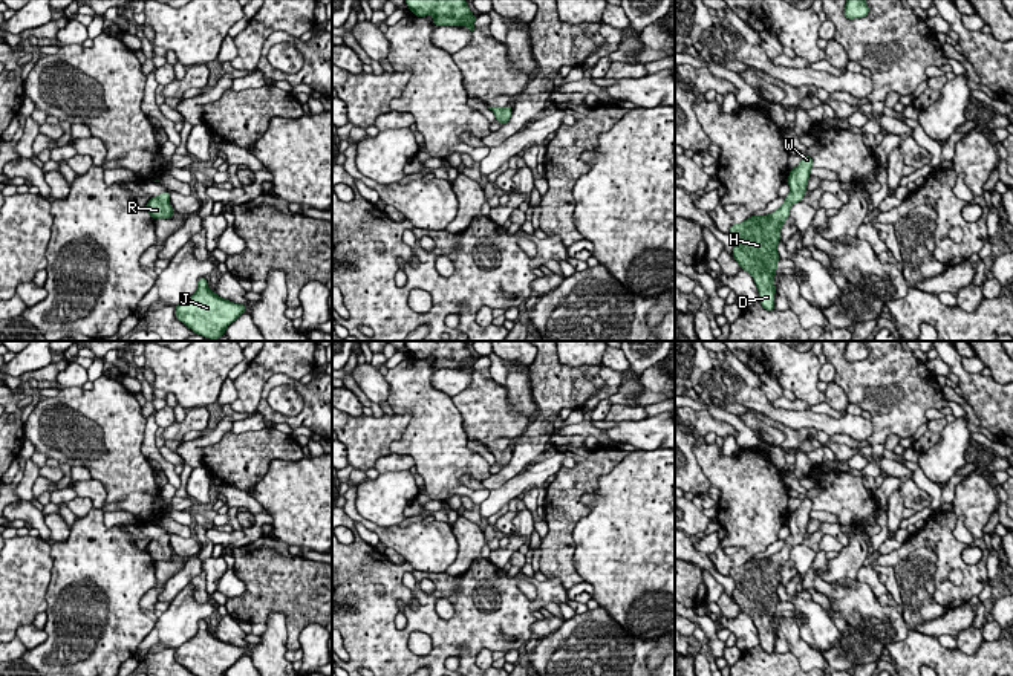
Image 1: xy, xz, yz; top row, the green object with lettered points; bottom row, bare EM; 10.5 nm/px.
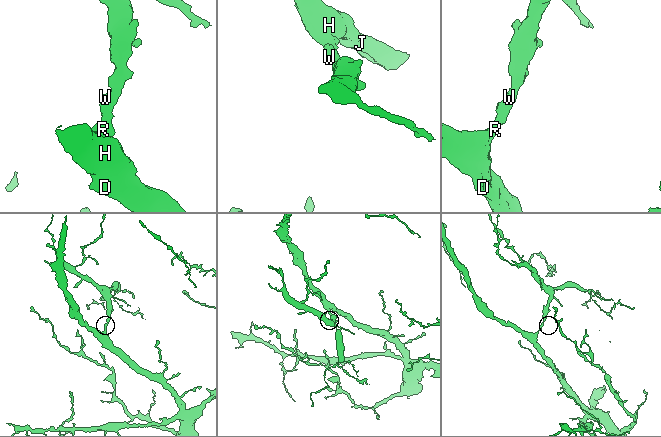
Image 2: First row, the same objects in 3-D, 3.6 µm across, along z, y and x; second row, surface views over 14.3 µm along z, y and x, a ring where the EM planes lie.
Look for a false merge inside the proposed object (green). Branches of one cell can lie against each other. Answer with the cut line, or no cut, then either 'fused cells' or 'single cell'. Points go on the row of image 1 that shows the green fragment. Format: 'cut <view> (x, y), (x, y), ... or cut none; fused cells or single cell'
cut none; single cell

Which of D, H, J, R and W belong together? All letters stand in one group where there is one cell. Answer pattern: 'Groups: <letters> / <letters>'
Groups: D H J R W

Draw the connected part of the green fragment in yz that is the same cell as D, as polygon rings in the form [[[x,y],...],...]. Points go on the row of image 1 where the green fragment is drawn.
[[[806,154],[796,168],[790,170],[788,185],[791,191],[779,210],[762,217],[751,216],[742,223],[731,225],[728,231],[736,240],[735,260],[741,269],[751,274],[757,286],[759,303],[770,312],[774,310],[776,286],[773,280],[780,258],[777,254],[780,228],[790,217],[791,205],[803,200],[811,168],[813,159]]]

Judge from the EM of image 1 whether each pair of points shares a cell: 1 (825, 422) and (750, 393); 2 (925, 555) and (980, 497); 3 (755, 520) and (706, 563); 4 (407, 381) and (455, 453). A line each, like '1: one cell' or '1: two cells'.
1: one cell
2: two cells
3: two cells
4: one cell

